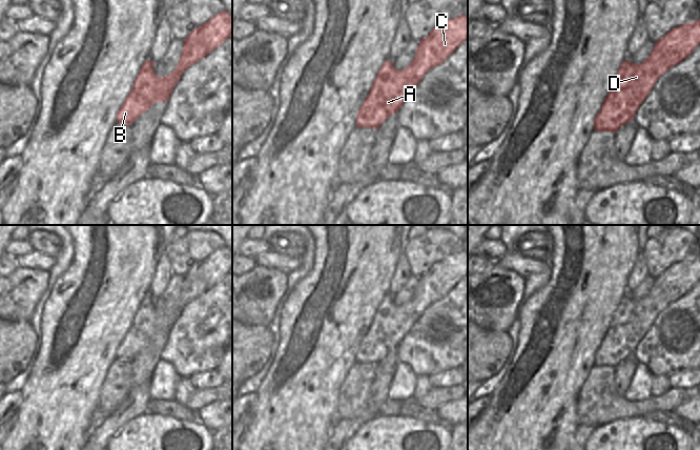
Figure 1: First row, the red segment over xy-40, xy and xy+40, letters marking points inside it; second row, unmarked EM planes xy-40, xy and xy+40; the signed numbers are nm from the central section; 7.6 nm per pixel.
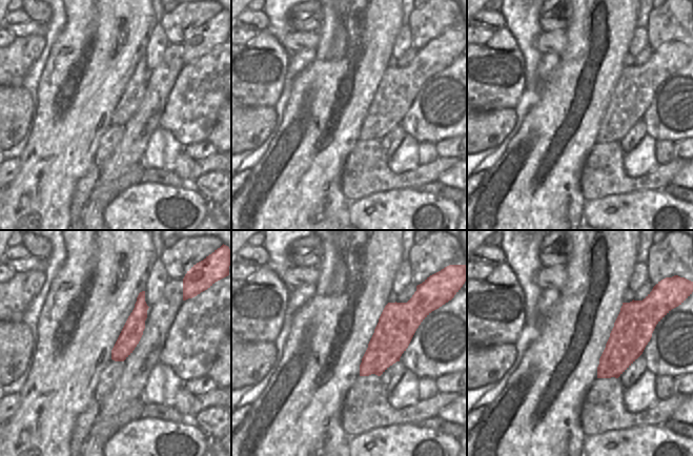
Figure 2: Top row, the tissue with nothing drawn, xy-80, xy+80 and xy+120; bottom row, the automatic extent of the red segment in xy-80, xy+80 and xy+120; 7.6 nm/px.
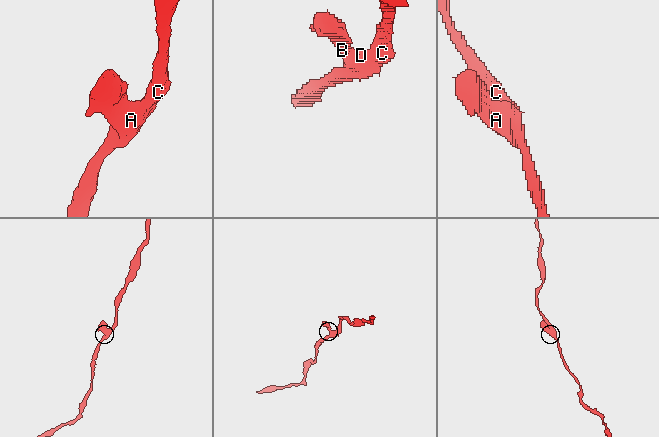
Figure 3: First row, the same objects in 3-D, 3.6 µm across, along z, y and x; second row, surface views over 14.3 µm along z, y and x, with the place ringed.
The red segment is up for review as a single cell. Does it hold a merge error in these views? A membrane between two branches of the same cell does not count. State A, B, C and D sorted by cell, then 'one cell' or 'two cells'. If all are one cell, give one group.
groups A B C D; one cell

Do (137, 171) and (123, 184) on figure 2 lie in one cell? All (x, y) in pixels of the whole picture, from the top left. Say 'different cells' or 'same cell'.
same cell

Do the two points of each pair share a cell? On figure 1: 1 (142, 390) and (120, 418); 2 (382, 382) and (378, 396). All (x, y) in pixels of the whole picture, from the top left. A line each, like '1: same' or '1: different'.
1: same
2: same

